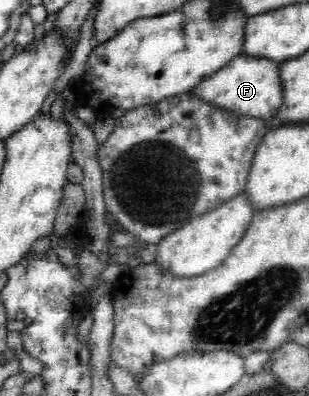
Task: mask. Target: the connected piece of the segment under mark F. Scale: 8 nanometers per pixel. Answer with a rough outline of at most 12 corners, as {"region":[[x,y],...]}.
{"region":[[237,54],[194,95],[246,117],[282,107],[279,63]]}

